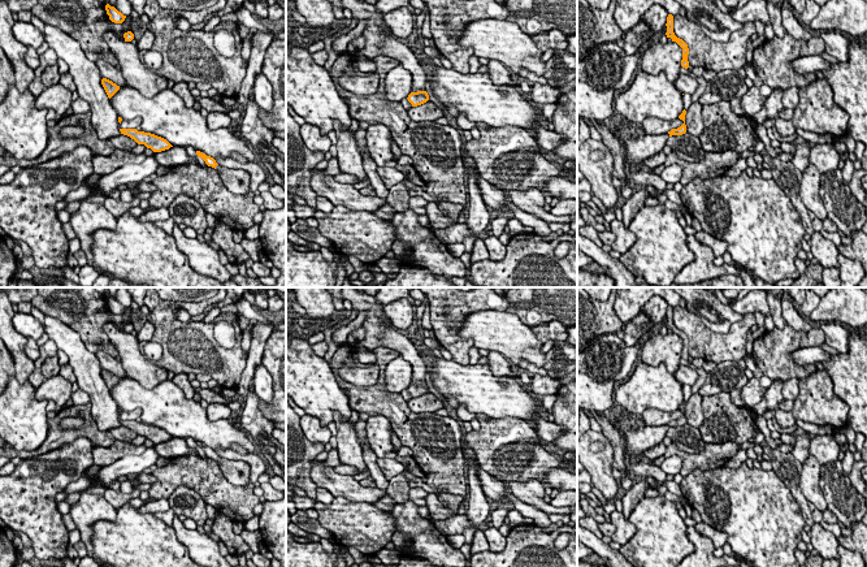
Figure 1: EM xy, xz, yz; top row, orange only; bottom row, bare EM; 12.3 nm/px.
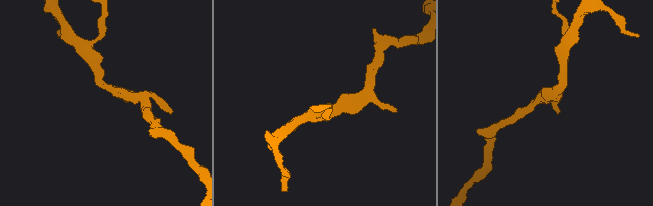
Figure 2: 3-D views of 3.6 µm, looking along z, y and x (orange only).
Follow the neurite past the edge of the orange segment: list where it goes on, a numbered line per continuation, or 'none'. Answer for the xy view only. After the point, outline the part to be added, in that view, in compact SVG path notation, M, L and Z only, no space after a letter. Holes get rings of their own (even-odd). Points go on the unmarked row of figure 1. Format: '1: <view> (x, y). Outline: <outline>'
none

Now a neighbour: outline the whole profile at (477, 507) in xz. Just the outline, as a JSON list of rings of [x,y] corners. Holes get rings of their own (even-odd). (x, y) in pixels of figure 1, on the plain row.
[[[464,437],[463,446],[464,462],[468,466],[469,499],[467,501],[467,512],[469,525],[464,529],[464,544],[472,546],[472,541],[478,527],[489,520],[490,503],[486,501],[482,484],[476,472],[477,458],[474,450]]]

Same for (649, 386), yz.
[[[640,362],[630,378],[615,391],[619,408],[637,416],[649,408],[677,411],[684,402],[682,385],[663,363],[653,367]]]

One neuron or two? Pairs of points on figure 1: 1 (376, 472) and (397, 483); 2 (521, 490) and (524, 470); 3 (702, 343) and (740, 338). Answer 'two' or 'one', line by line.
1: two
2: two
3: one

